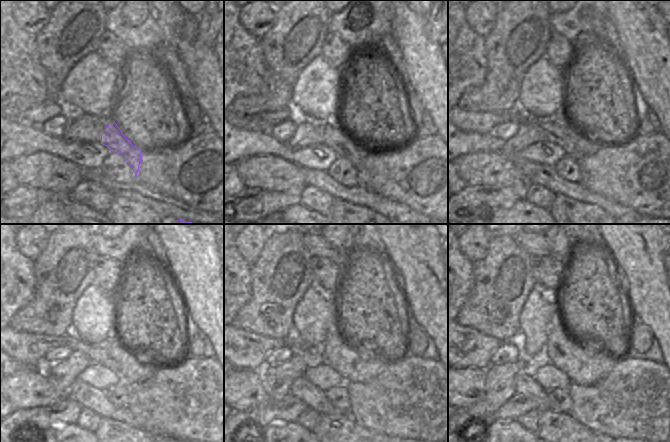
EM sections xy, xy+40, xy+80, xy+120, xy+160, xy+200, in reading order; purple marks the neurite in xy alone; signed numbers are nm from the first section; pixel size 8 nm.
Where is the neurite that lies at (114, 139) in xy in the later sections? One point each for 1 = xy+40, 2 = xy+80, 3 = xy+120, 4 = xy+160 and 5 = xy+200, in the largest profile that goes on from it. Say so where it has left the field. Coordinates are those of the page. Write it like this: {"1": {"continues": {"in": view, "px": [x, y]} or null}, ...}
{"1": {"continues": {"in": "xy+40", "px": [335, 136]}}, "2": {"continues": {"in": "xy+80", "px": [555, 132]}}, "3": {"continues": {"in": "xy+120", "px": [29, 349]}}, "4": {"continues": {"in": "xy+160", "px": [245, 350]}}, "5": {"continues": {"in": "xy+200", "px": [468, 348]}}}

